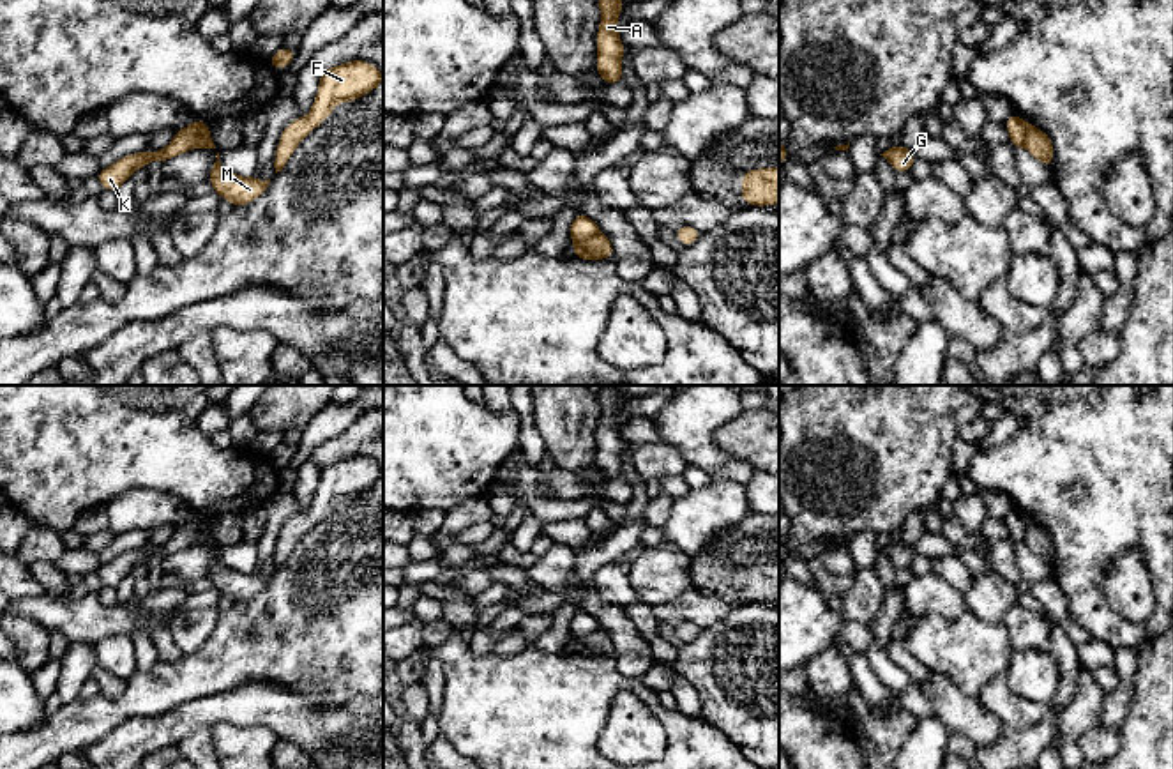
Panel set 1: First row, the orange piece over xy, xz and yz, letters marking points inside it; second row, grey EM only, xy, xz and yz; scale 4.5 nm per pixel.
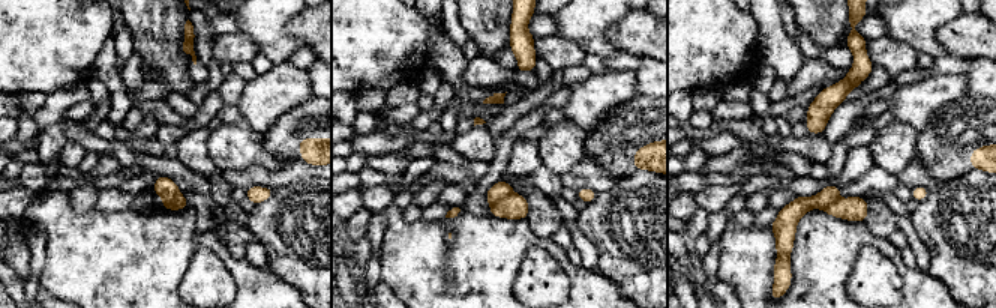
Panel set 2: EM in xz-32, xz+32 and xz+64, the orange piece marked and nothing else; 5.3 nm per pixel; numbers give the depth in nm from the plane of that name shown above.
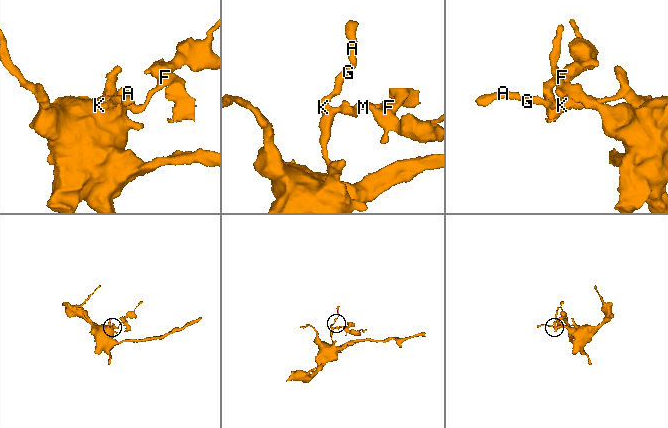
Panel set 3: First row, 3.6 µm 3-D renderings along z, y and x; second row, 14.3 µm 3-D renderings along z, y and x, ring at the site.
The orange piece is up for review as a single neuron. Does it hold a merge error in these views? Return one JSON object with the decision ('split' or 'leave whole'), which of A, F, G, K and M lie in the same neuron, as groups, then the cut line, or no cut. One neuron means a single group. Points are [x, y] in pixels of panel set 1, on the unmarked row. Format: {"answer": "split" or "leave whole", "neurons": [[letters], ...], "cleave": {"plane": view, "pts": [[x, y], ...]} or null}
{"answer": "split", "neurons": [["A", "G", "K"], ["F", "M"]], "cleave": {"plane": "xy", "pts": [[202, 518], [196, 538], [191, 543]]}}

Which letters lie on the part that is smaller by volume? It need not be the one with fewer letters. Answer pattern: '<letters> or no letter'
F, M

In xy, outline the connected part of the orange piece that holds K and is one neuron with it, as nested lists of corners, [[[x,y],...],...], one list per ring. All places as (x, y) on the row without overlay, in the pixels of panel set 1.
[[[193,516],[187,523],[175,527],[171,539],[157,548],[150,550],[141,546],[138,550],[129,550],[115,557],[111,562],[101,566],[97,569],[97,576],[101,578],[102,585],[117,587],[122,580],[125,580],[131,569],[138,564],[147,564],[150,557],[163,557],[173,555],[187,546],[191,546],[196,539],[196,532],[200,529],[198,516]]]

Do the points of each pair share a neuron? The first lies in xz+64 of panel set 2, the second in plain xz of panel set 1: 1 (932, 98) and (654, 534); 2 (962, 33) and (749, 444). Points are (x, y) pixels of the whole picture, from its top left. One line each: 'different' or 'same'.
1: different
2: same

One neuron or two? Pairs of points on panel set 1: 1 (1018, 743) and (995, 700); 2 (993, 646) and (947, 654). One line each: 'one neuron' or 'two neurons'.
1: two neurons
2: one neuron

